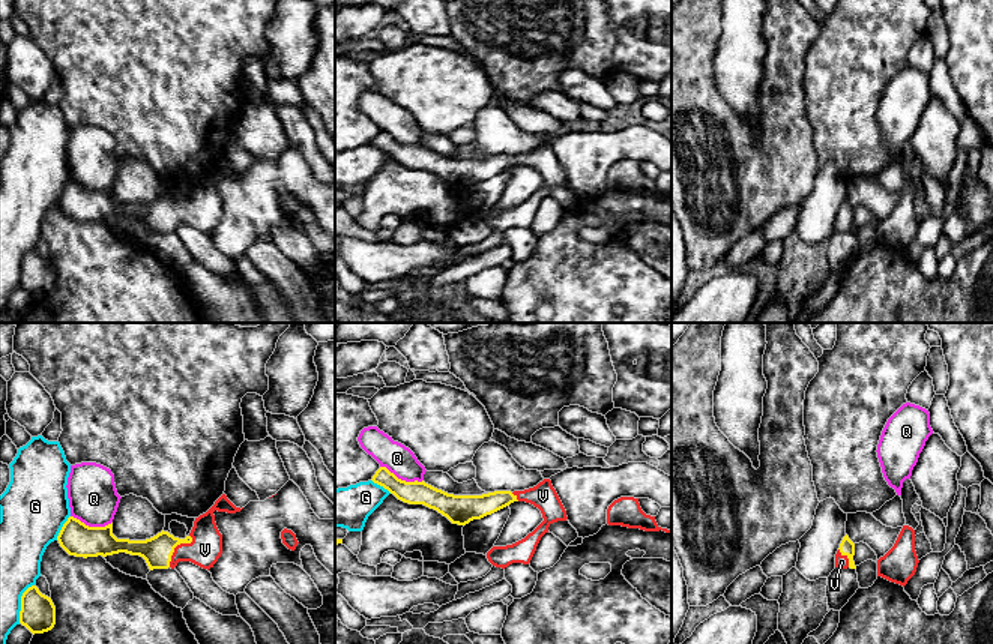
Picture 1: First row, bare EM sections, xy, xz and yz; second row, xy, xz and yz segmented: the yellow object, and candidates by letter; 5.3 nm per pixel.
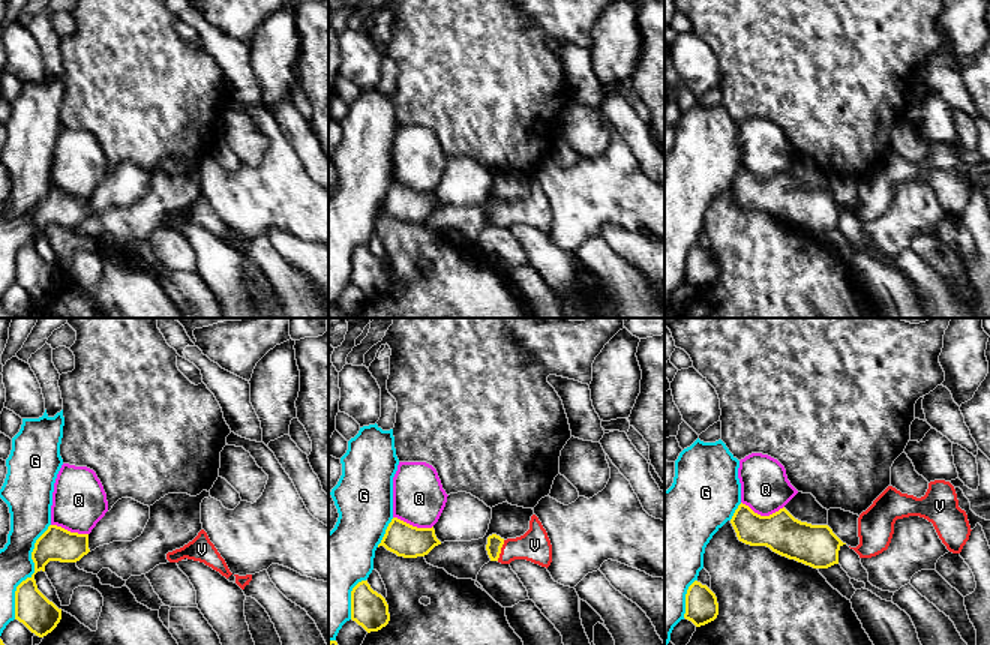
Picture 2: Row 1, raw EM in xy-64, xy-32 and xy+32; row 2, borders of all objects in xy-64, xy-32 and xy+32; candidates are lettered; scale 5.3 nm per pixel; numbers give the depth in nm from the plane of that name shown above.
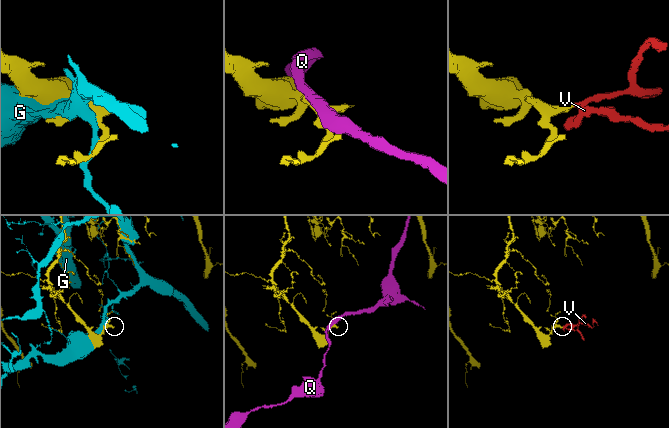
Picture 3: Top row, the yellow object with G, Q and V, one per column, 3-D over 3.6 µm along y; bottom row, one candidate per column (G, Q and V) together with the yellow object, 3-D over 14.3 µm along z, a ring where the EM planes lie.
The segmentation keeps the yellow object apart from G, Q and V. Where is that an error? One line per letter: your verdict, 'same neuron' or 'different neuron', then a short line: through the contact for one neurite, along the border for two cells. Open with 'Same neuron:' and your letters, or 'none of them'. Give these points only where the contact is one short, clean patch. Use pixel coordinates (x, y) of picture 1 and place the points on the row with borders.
Same neuron: V
G: different neuron
Q: different neuron
V: same neuron; line xy (156, 551), (167, 551), (176, 545), (205, 550)

